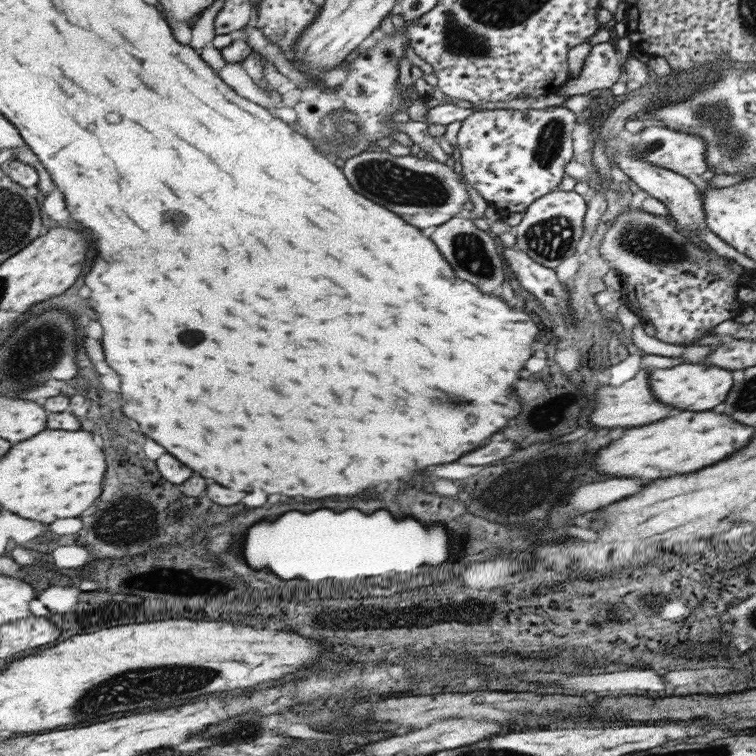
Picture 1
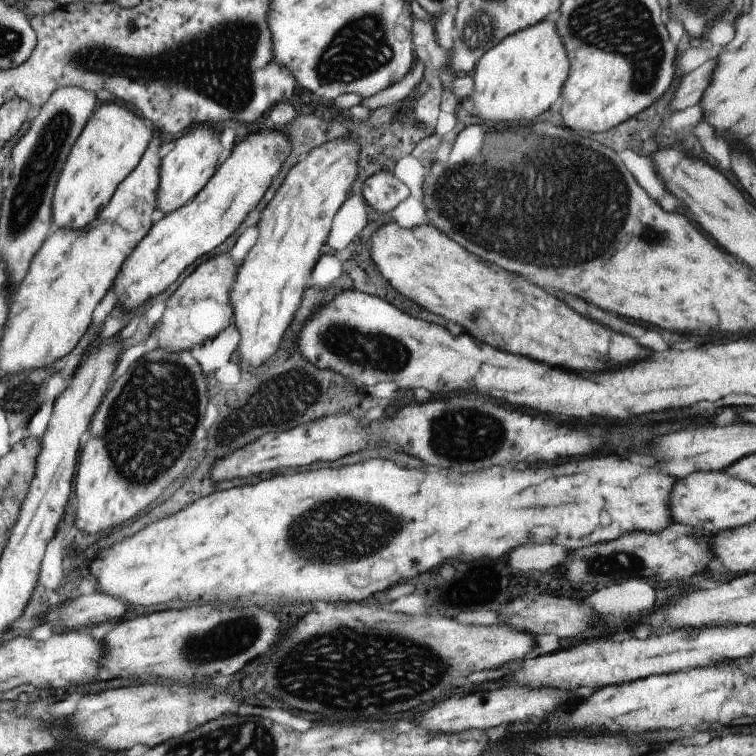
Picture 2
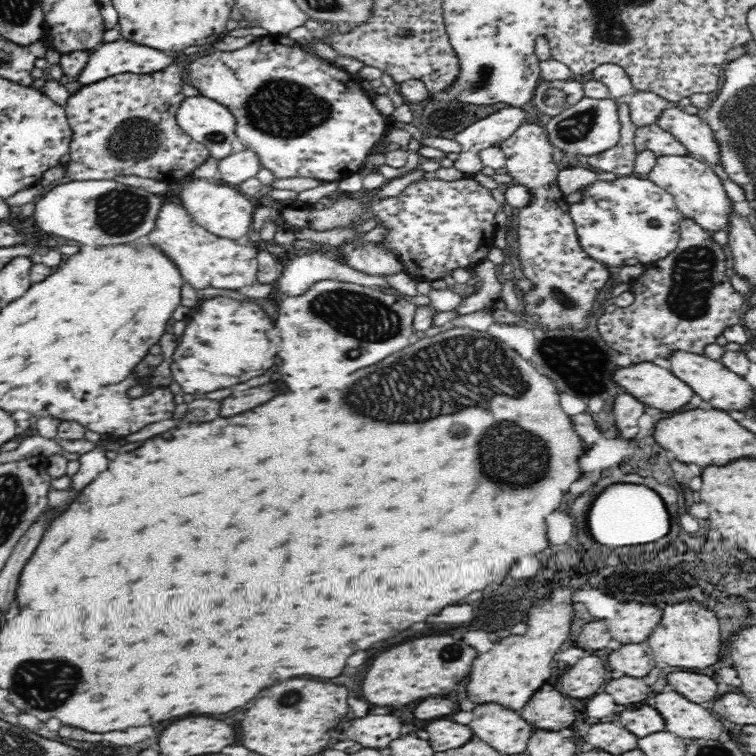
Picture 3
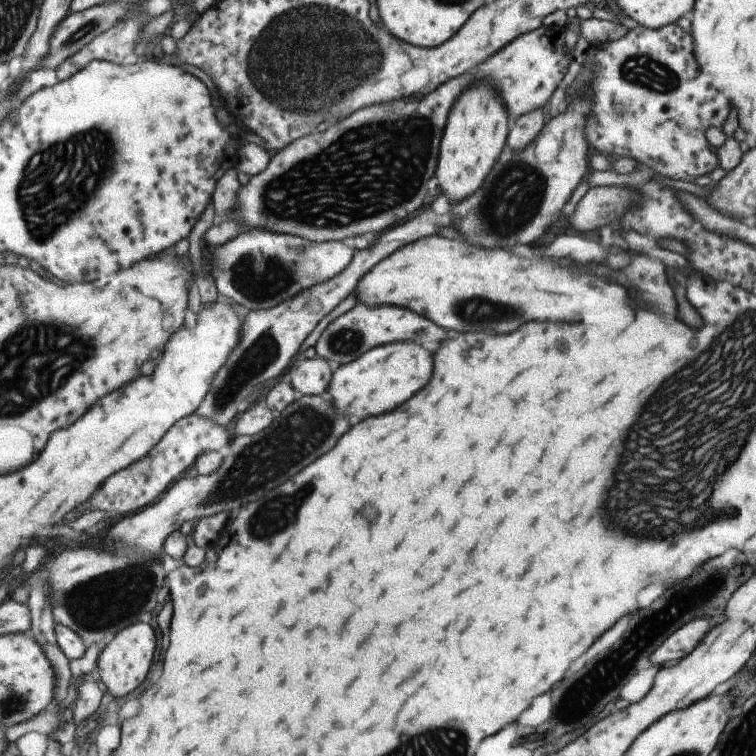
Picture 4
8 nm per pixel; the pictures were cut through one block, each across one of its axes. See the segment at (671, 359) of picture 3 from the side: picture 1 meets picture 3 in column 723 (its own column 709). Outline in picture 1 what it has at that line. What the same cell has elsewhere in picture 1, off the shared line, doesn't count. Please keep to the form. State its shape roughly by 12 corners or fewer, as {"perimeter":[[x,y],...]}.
{"perimeter":[[707,363],[649,367],[651,393],[683,411],[711,410],[733,386]]}

